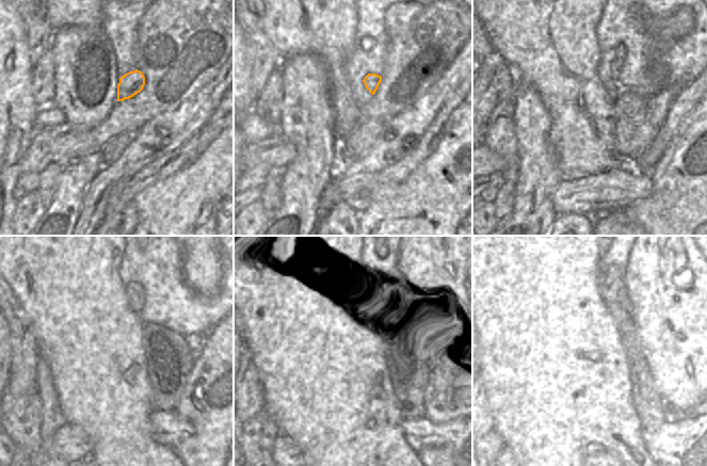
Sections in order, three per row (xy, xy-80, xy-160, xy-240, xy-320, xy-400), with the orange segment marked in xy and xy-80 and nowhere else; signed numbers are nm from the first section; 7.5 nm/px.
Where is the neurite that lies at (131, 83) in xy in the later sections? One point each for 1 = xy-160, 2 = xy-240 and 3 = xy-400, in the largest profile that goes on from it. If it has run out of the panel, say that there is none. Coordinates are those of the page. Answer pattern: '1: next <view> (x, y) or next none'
1: next xy-160 (611, 60)
2: next xy-240 (134, 291)
3: next xy-400 (612, 279)

